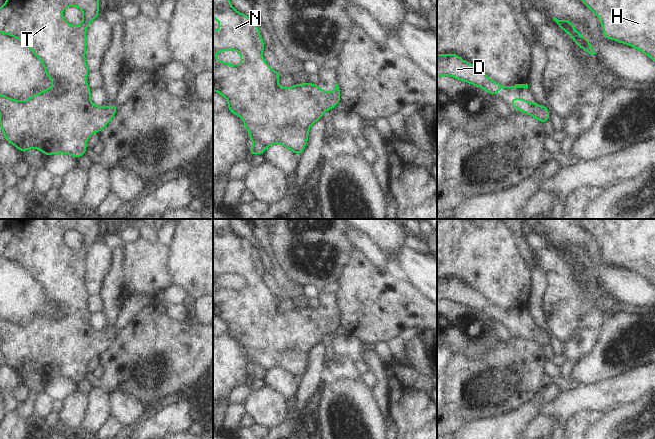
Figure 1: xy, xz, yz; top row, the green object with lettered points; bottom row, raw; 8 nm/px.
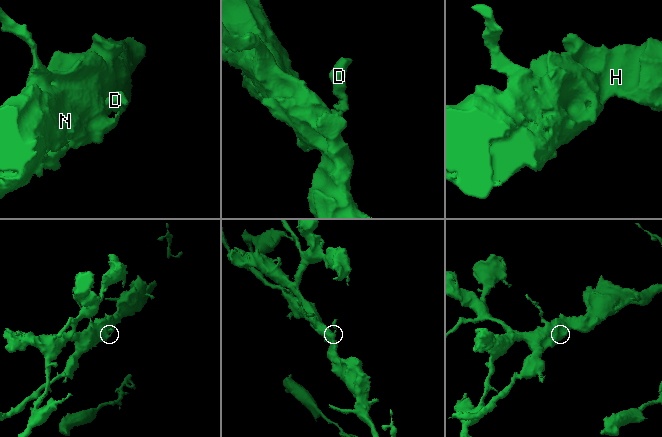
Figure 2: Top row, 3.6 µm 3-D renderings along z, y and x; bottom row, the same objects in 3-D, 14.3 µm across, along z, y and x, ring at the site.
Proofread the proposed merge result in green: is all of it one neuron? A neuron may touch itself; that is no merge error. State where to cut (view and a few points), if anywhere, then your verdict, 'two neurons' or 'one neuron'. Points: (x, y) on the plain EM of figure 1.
no cut | one neuron

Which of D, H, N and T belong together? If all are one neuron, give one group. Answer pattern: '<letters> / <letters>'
D H N T

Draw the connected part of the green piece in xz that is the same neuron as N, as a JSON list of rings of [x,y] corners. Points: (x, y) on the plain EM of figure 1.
[[[213,219],[213,232],[213,241],[221,251],[213,254],[213,278],[222,274],[237,274],[242,283],[240,289],[233,289],[221,286],[213,279],[213,314],[228,324],[228,333],[232,337],[242,342],[250,364],[255,366],[249,376],[252,379],[263,378],[269,369],[280,367],[301,378],[306,370],[310,349],[340,326],[337,306],[333,317],[311,307],[281,312],[278,309],[280,296],[270,293],[262,281],[264,266],[258,251],[247,239],[232,231],[228,219]]]

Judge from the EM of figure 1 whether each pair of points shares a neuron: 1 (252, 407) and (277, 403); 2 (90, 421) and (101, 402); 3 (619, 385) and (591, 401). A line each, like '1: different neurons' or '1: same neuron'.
1: same neuron
2: same neuron
3: same neuron

